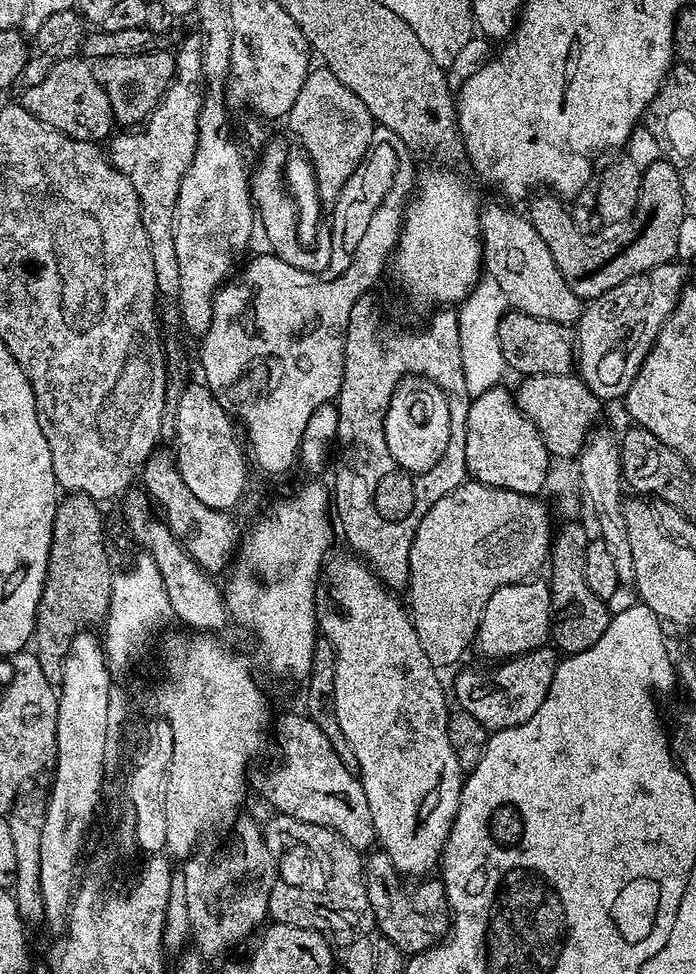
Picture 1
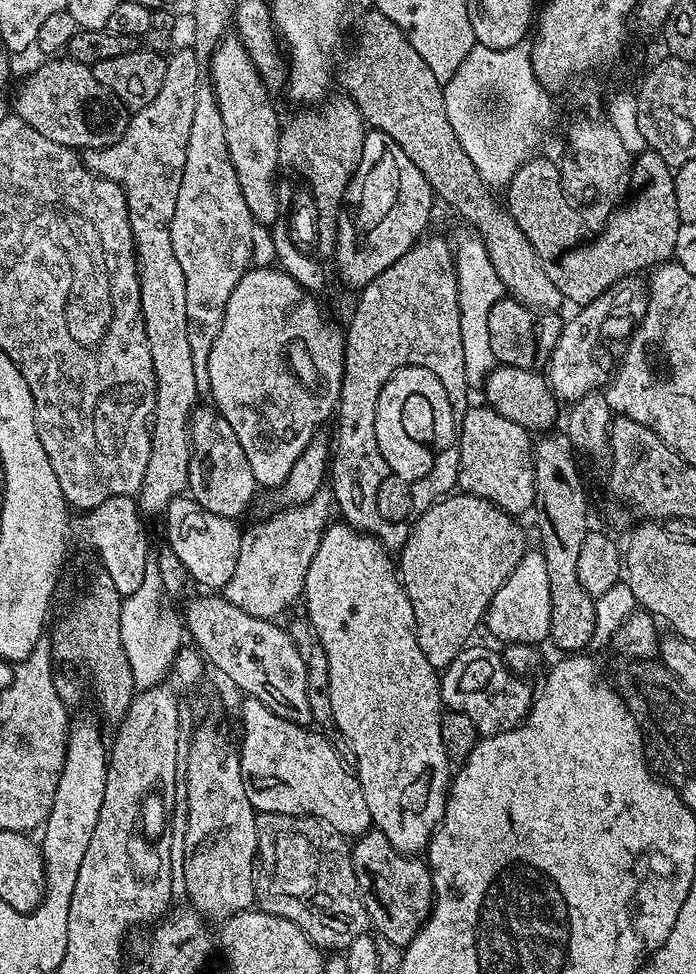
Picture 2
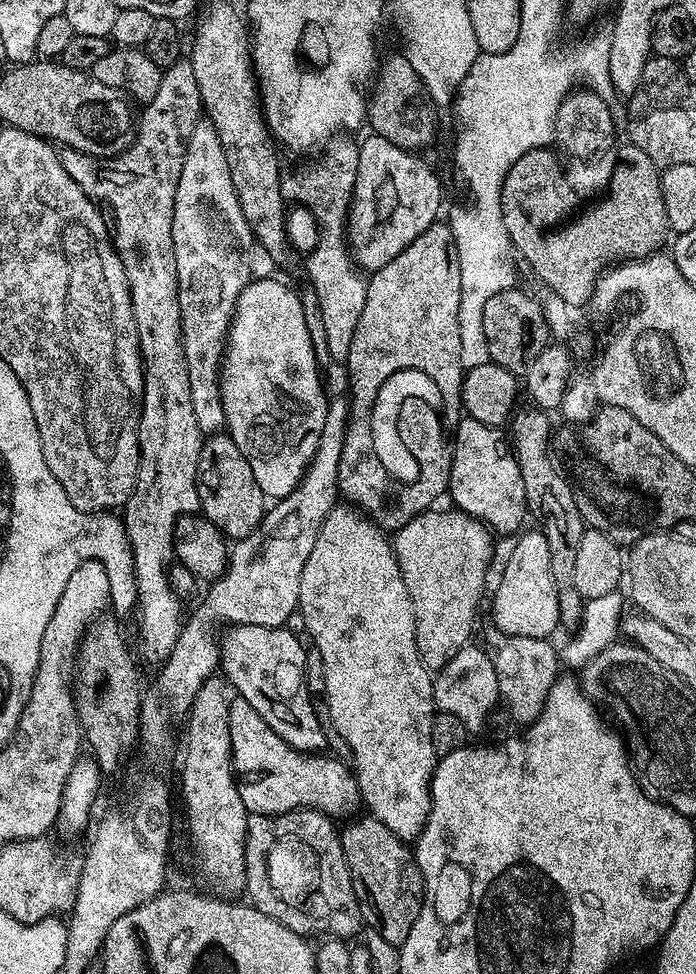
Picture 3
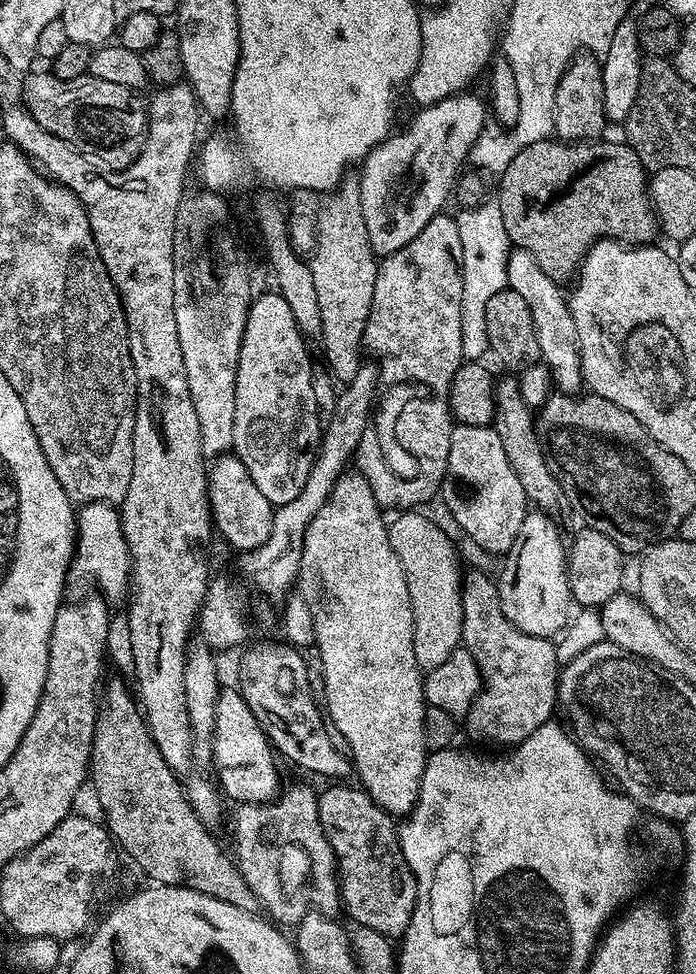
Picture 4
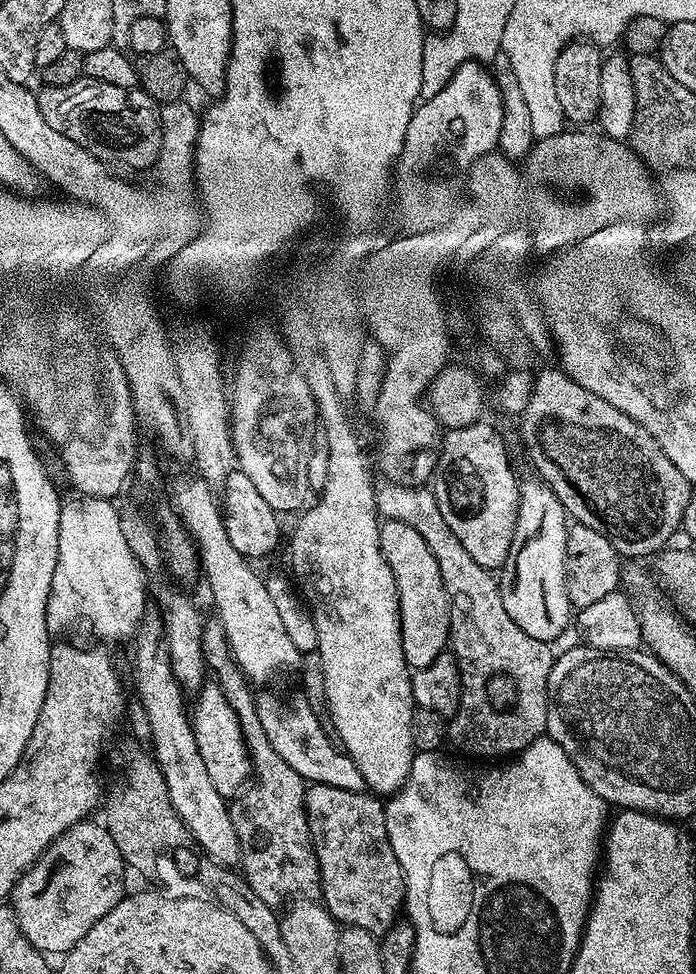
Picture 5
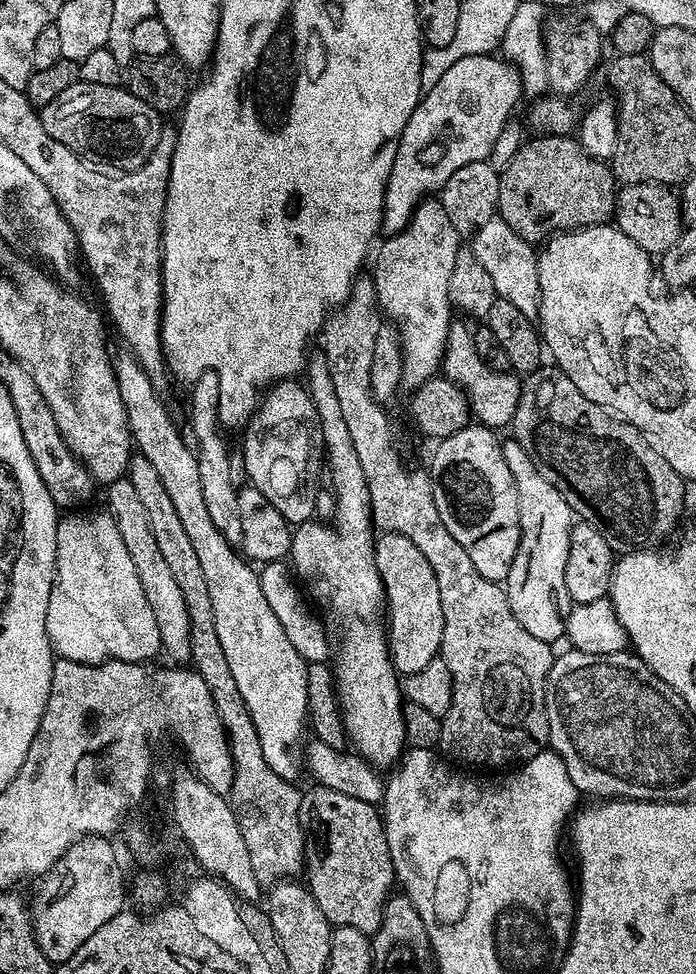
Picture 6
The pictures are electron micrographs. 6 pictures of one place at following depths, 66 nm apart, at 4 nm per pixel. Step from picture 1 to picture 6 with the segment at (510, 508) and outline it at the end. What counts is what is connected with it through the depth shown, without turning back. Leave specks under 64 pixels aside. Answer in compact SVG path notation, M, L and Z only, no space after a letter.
M380 532L375 537L376 565L378 574L384 583L384 598L386 601L386 631L388 634L388 652L392 656L392 665L396 667L401 677L414 674L426 666L426 662L437 659L440 655L442 642L442 602L438 594L438 582L430 562L422 555L422 550L410 542L402 534L393 532Z

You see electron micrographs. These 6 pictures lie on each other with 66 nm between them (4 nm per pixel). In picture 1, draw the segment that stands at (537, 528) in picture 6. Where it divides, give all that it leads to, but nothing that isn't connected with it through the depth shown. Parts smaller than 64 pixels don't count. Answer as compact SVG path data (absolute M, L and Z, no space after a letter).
M529 578L519 584L502 586L490 594L480 615L474 644L477 649L480 647L482 655L503 662L545 647L551 630L551 592L543 579Z

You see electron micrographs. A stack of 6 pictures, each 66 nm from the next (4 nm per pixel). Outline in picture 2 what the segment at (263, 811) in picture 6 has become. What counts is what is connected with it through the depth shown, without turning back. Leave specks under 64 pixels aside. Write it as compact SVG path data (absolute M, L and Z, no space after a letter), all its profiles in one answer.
M262 812L257 815L258 868L262 879L258 884L258 904L261 909L275 916L294 922L321 950L344 950L364 931L369 931L366 906L359 895L358 882L354 878L352 850L349 841L330 822L322 822L313 816L287 816Z

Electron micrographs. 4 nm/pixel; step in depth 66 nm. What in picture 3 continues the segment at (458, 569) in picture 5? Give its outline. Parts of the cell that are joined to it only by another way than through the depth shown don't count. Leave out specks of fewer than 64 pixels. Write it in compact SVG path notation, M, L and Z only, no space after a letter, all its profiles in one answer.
M489 627L483 643L496 671L496 687L501 701L508 703L508 712L520 726L533 724L558 679L558 648L551 639L531 640L521 636L508 636L499 628Z

